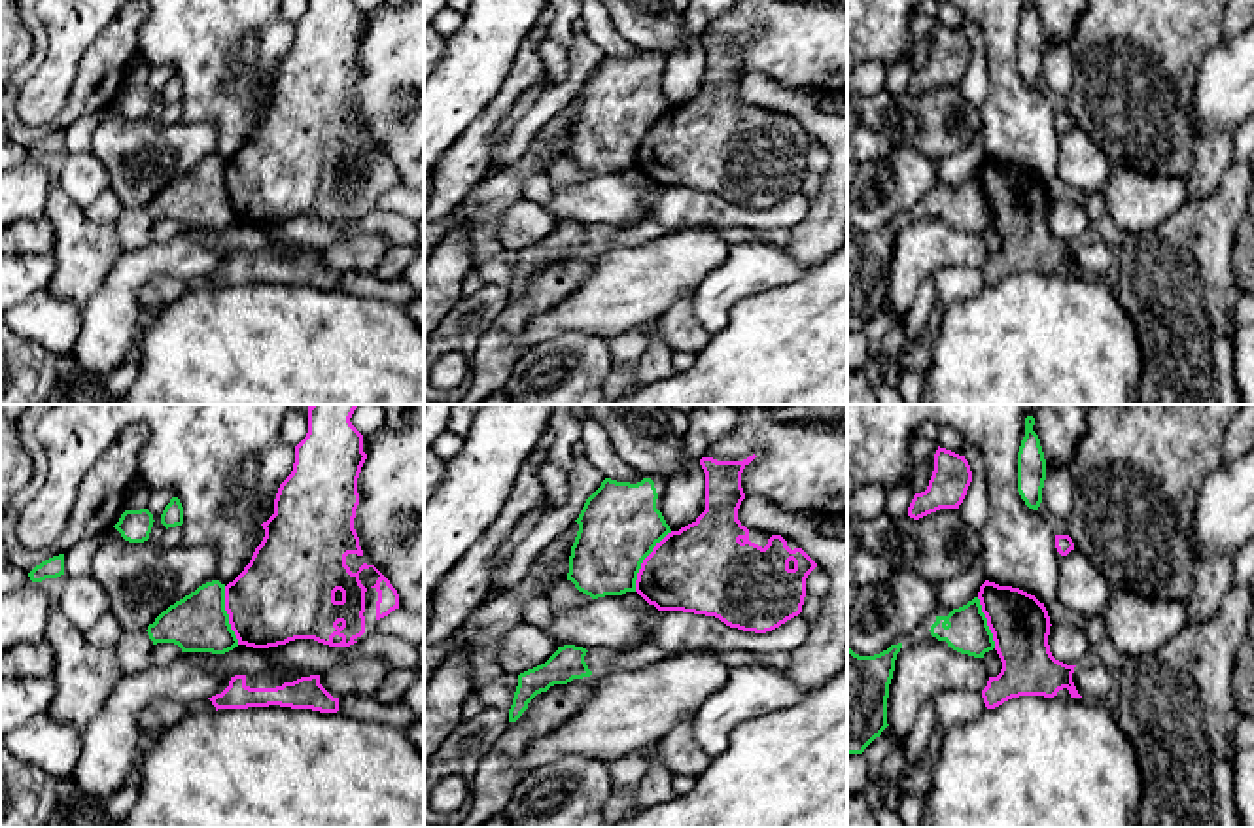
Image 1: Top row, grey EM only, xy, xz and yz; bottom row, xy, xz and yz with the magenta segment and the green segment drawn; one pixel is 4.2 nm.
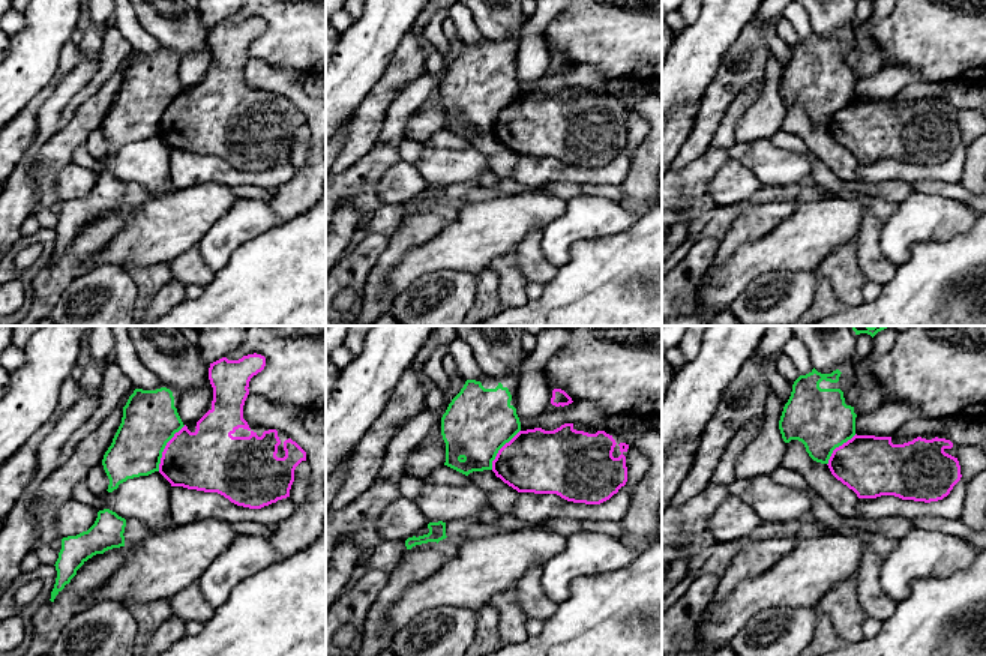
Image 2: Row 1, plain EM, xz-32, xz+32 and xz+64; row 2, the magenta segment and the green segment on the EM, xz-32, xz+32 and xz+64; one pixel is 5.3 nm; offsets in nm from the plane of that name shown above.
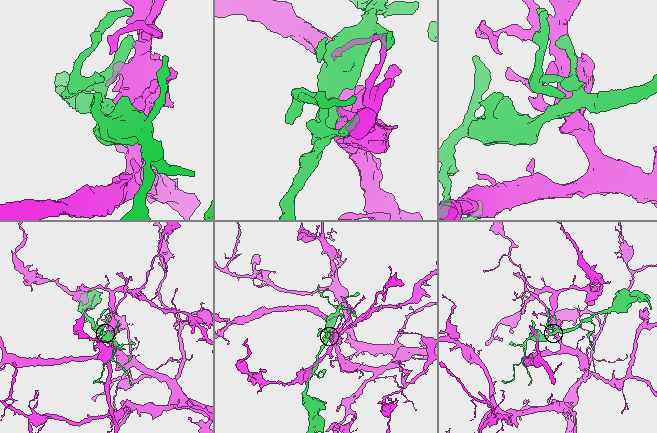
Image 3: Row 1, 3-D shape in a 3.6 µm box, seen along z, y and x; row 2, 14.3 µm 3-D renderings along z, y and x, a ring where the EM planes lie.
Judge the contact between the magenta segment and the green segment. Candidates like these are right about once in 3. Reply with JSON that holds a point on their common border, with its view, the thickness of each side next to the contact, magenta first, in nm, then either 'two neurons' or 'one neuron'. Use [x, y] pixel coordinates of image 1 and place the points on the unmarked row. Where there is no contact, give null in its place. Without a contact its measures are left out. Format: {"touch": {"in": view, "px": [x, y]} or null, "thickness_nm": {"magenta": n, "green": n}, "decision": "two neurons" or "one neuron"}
{"touch": {"in": "xz", "px": [644, 137]}, "thickness_nm": {"magenta": 380, "green": 340}, "decision": "two neurons"}

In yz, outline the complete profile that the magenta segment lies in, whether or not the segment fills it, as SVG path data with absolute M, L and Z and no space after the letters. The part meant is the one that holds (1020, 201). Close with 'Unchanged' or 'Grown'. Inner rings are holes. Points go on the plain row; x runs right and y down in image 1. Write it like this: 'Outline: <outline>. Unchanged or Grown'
Outline: M985 157L978 176L1002 238L997 253L989 253L982 274L987 285L1019 272L1054 274L1067 265L1082 274L1072 259L1076 242L1055 236L1050 229L1050 193L1035 172Z. Unchanged

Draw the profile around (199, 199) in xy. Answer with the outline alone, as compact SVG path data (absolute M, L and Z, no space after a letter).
M219 157L170 181L146 208L153 221L174 219L182 229L225 231L238 223L225 187L225 161Z

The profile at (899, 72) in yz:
M917 13L910 23L912 47L904 59L885 64L885 91L891 95L902 95L908 91L908 83L914 76L914 47L925 38L932 36L938 26L938 19Z

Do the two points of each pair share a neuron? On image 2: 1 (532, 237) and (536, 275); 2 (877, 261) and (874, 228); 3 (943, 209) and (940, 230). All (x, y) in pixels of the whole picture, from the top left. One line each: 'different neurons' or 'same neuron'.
1: same neuron
2: same neuron
3: same neuron

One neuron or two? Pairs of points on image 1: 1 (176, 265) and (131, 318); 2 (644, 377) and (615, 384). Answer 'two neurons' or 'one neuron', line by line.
1: one neuron
2: two neurons

